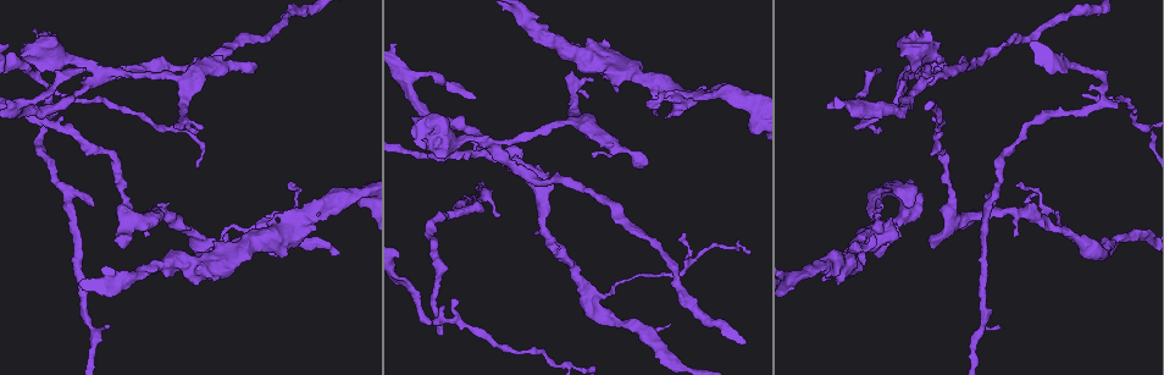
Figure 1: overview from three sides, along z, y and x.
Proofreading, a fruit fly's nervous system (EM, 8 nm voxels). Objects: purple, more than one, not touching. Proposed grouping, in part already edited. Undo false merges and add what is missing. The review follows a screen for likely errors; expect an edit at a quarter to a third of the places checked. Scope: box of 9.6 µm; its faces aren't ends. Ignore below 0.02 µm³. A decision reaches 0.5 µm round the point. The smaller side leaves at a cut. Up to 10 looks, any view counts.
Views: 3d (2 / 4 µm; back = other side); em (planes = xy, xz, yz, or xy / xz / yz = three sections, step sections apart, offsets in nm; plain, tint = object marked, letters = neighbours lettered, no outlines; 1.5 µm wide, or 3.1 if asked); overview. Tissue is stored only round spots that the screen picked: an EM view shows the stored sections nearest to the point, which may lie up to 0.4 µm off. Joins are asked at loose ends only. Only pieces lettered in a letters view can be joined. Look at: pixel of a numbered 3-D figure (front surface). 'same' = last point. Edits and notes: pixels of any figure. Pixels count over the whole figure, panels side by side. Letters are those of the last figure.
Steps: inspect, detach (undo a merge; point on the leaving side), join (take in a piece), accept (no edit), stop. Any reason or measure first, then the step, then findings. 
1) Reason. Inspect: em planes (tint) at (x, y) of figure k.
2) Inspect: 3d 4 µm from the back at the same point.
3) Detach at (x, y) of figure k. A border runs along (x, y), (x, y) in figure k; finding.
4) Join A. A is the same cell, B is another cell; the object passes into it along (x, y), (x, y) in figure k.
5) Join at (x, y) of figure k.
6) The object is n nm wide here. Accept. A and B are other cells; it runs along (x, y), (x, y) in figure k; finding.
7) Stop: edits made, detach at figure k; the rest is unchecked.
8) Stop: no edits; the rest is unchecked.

Two arms in line, one across. Inspect: em xz step 4 (letters) at (45, 84) of figure 1.

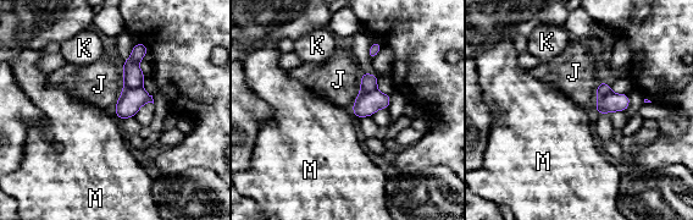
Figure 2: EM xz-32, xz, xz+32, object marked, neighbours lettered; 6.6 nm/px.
Detach at (132, 99) of figure 2. J, K and M are other cells; a border runs along (142, 86), (125, 88) in figure 2; a second neuron is stuck on.

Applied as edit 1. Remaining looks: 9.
Thin end. Inspect: 3d 4 µm from the back at (476, 96) of figure 1.

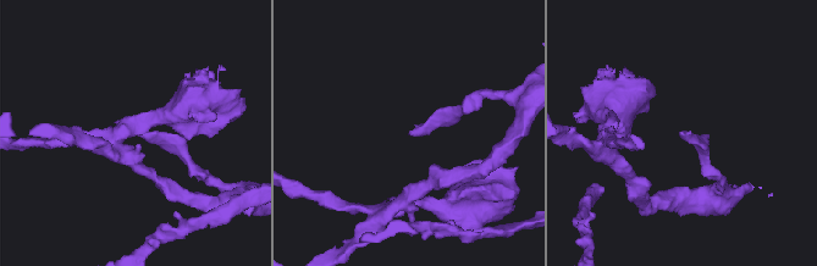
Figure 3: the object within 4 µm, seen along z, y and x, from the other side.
Inspect: em xz step 4 (tint) at (682, 134) of figure 3.

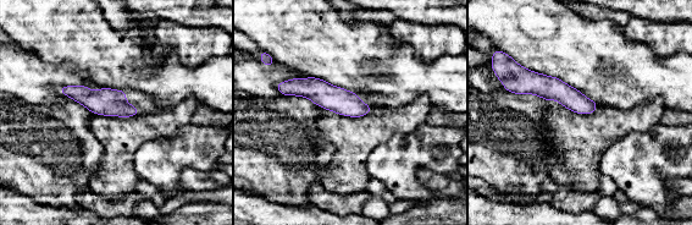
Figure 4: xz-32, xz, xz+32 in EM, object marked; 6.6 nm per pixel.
Inspect: em planes (letters) at the same point.

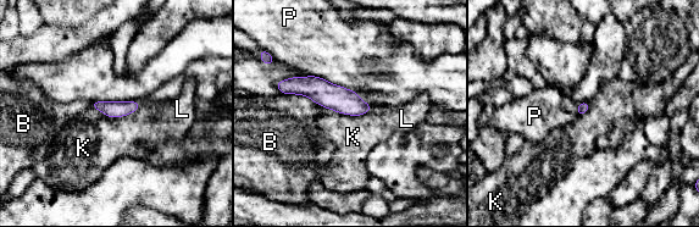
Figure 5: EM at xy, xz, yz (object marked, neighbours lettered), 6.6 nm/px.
Accept. B, K, L and P are other cells; a border runs along (319, 104), (350, 115), (372, 106) in figure 5; no lettered piece goes on from it.

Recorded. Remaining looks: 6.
Abrupt turn. Inspect: 3d 2 µm at (114, 158) of figure 1.

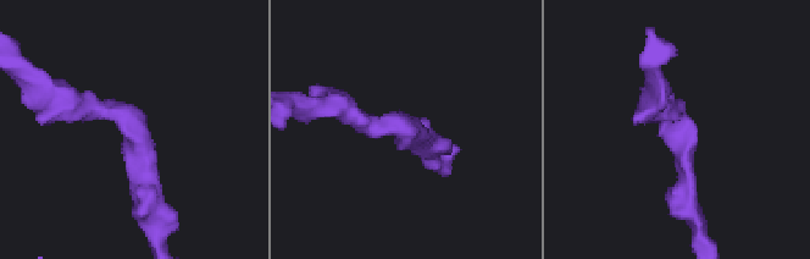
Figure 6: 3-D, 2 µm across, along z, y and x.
Inspect: em planes (letters) at (408, 132) of figure 6.

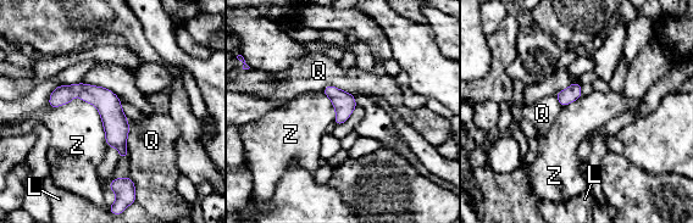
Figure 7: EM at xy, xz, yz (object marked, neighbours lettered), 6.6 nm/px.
The object is 150 nm wide here. Accept. L, Q and Z are other cells; a border runs along (78, 99), (98, 111), (107, 146) in figure 7; continuous, no second neuron.

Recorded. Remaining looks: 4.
Branch stops here. Inspect: em planes (tint) at (1031, 195) of figure 1.

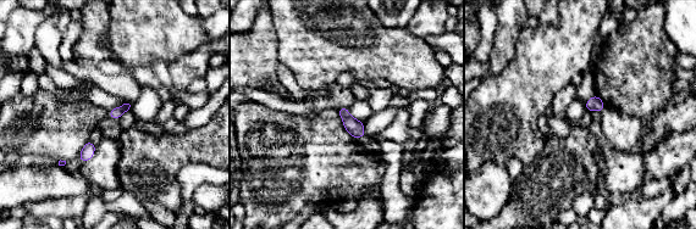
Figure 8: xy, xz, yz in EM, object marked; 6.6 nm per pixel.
What lies round it. Inspect: em planes (letters) at the same point.

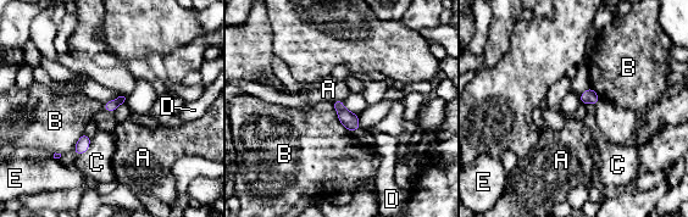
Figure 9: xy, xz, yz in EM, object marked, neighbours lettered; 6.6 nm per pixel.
Accept. A, B, C, D and E are other cells; a border runs along (83, 131), (71, 150) in figure 9; no lettered piece goes on from it.

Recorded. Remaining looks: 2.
Stop: edits made, detach at figure 2; the rest is unchecked.

